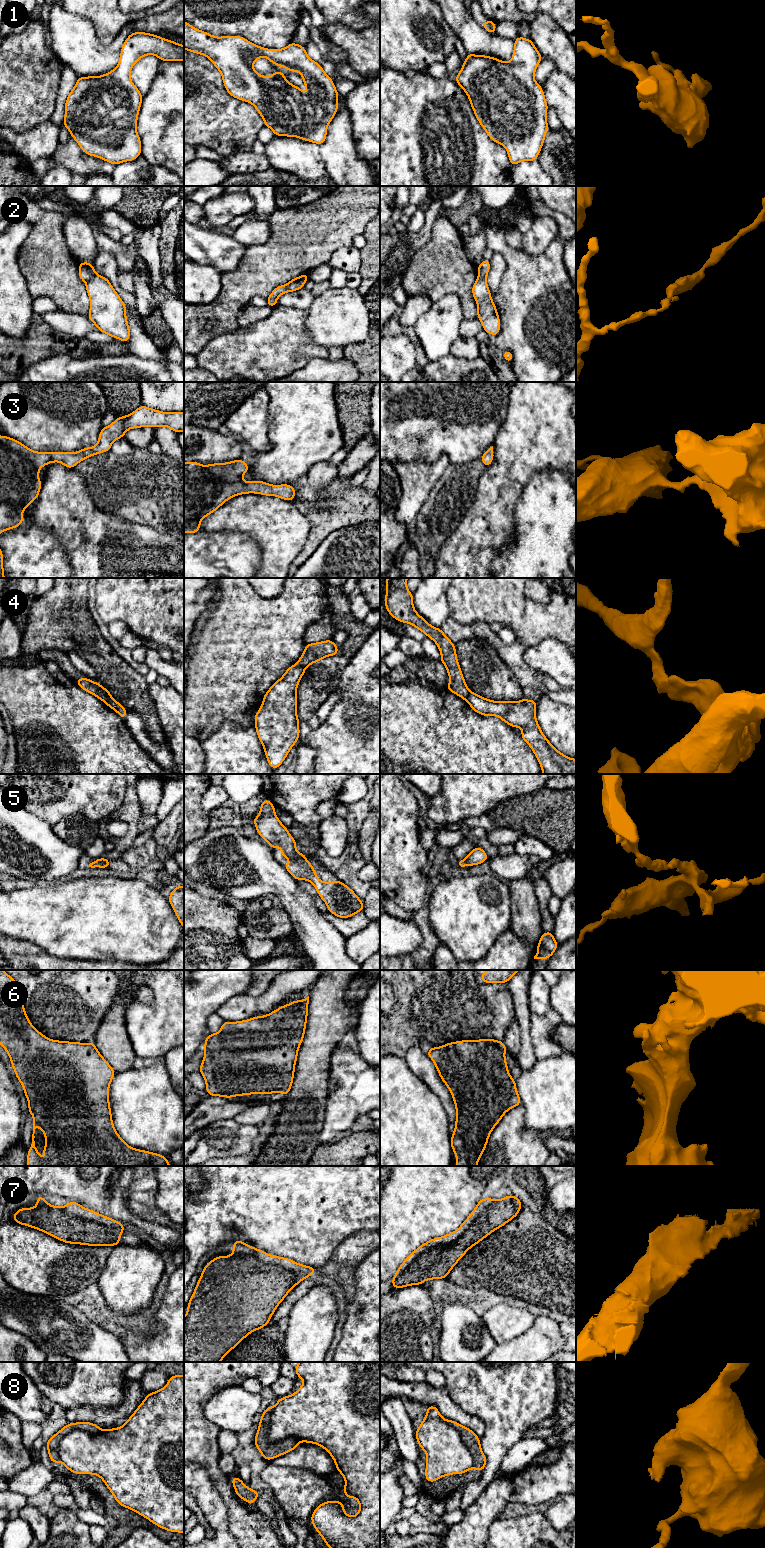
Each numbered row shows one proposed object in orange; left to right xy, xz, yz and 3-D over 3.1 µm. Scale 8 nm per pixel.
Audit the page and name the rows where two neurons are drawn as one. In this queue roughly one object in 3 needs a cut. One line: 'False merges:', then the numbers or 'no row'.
False merges: 2, 4, 8

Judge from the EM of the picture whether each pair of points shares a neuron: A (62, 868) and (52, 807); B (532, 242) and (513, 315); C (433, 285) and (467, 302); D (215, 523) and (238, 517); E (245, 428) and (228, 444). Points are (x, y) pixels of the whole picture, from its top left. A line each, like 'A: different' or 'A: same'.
A: different
B: different
C: same
D: same
E: different

